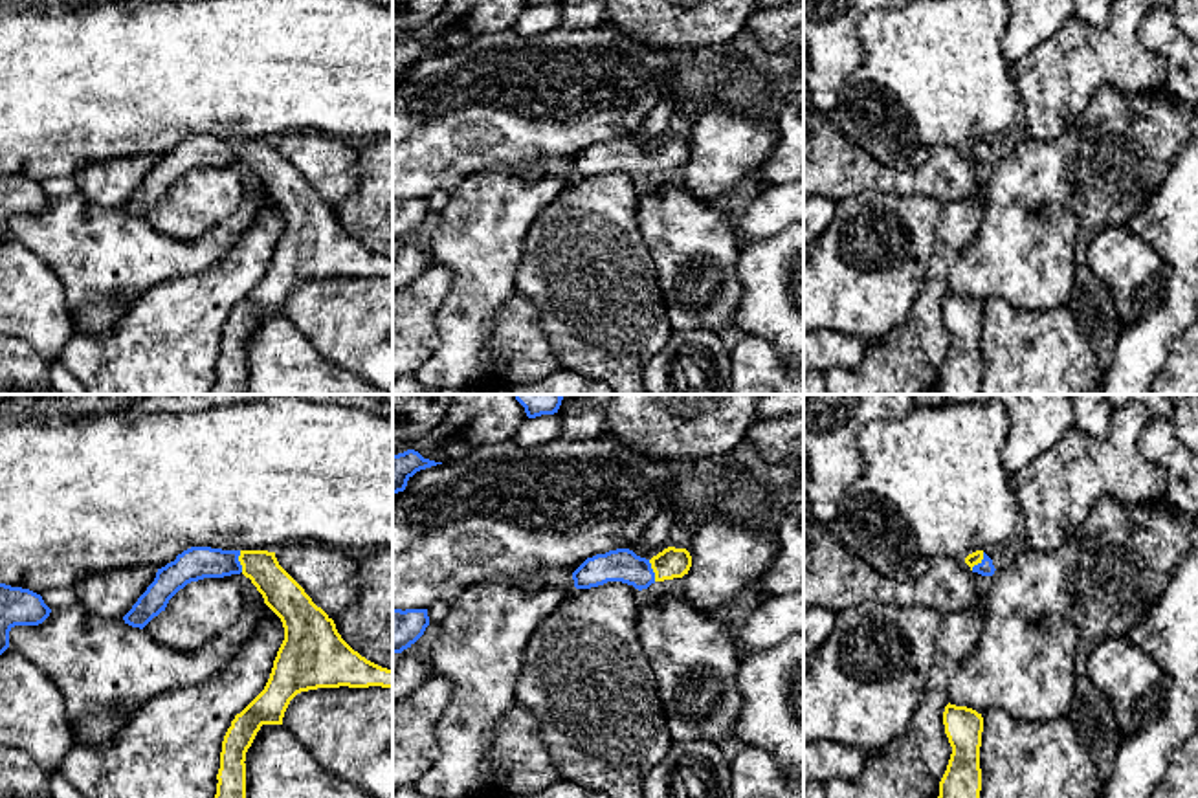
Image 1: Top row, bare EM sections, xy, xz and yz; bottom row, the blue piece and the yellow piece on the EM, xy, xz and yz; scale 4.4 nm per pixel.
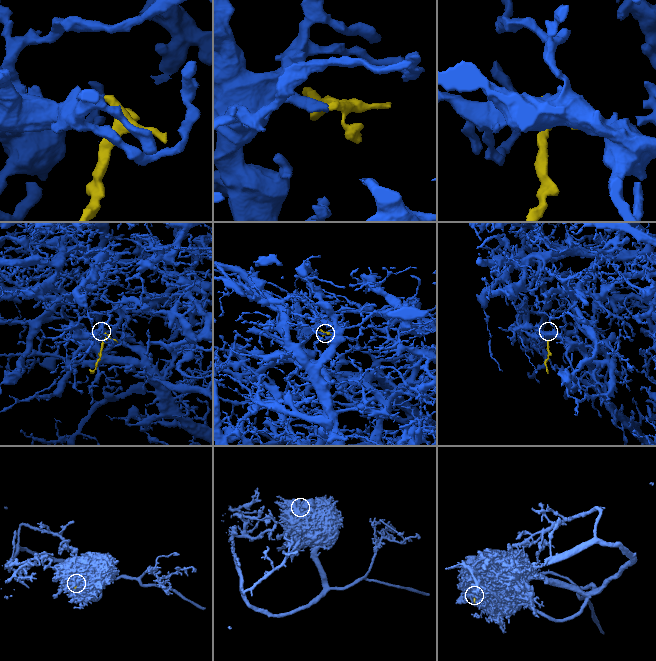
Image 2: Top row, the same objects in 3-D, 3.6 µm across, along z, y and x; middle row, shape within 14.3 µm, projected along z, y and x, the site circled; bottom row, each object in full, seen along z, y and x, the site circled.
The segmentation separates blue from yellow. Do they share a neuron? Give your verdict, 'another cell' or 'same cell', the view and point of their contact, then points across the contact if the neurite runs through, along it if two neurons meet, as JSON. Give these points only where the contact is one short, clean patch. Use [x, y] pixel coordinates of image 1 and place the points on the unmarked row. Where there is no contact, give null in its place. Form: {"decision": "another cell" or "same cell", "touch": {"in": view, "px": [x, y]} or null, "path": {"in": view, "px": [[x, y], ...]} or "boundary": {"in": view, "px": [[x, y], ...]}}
{"decision": "same cell", "touch": {"in": "xy", "px": [239, 151]}, "path": {"in": "xy", "px": [[195, 153], [239, 151], [250, 151], [283, 184]]}}

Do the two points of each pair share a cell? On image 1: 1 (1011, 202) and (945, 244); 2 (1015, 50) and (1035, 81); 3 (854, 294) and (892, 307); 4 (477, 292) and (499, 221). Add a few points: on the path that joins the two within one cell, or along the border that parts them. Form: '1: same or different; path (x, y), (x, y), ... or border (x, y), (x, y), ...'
1: different; border (982, 208), (980, 230), (958, 259)
2: different; border (1057, 33), (1011, 65)
3: same; path (863, 294), (879, 294), (883, 298)
4: same; path (483, 274), (483, 239)

